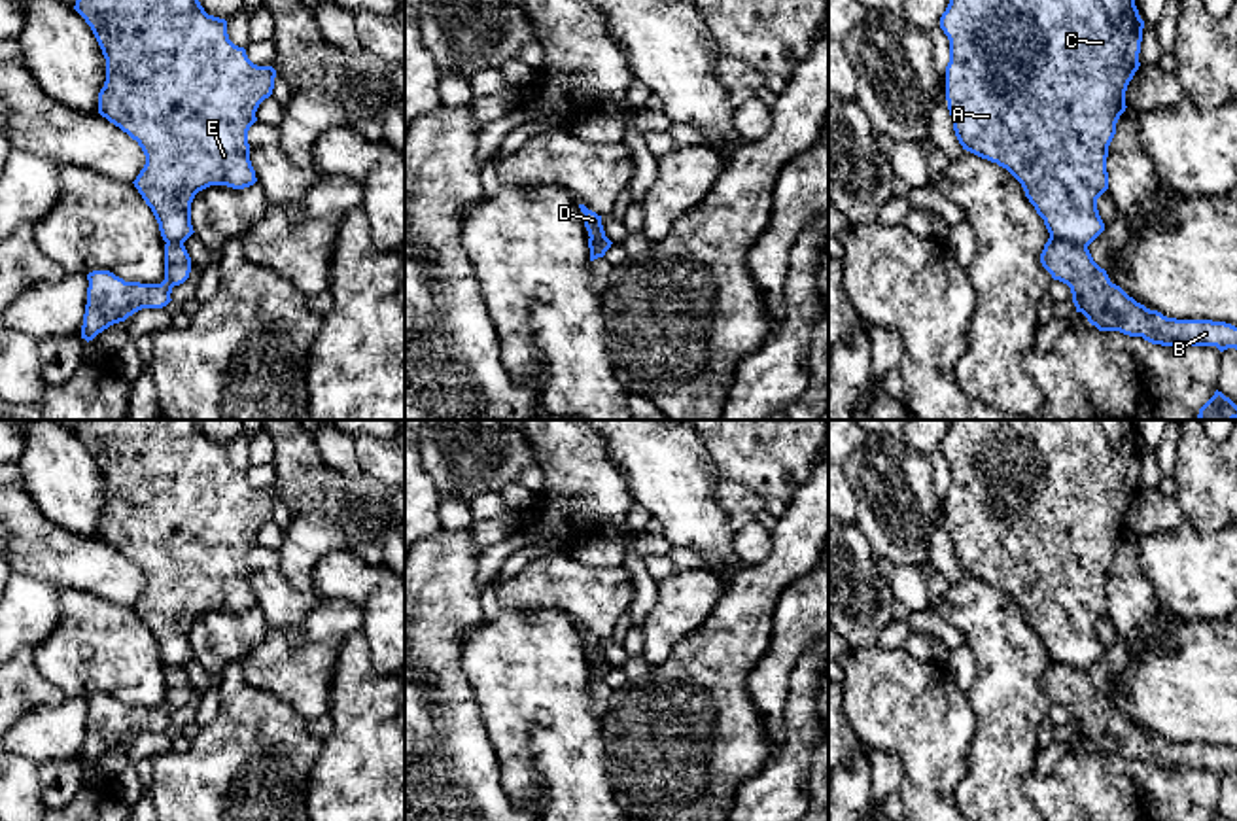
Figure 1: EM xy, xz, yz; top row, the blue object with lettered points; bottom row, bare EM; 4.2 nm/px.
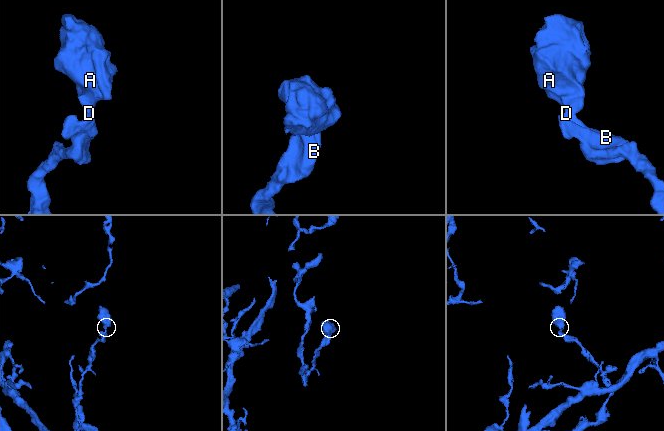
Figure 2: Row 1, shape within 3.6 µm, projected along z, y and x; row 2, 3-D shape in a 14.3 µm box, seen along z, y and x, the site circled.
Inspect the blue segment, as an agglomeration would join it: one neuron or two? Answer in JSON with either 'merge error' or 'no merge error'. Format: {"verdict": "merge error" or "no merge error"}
{"verdict": "merge error"}

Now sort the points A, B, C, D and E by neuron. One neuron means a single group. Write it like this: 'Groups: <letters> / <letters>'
Groups: A C E / B D

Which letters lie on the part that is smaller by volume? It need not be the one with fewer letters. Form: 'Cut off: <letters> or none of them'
Cut off: A, C, E

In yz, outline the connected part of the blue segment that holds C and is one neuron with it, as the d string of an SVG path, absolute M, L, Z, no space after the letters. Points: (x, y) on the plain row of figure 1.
M950 420L950 428L940 441L940 452L950 463L946 524L955 560L963 573L1006 592L1021 607L1025 620L1044 643L1050 660L1088 672L1105 655L1097 622L1108 613L1108 569L1116 558L1116 547L1127 532L1127 509L1141 490L1139 477L1144 445L1135 429L1135 420Z

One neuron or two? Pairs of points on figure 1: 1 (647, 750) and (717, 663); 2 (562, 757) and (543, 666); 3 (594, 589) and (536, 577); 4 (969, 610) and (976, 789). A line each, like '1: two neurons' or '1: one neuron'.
1: one neuron
2: one neuron
3: one neuron
4: one neuron

